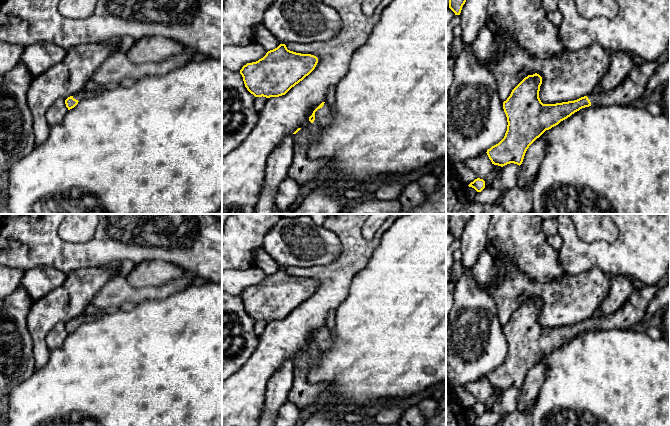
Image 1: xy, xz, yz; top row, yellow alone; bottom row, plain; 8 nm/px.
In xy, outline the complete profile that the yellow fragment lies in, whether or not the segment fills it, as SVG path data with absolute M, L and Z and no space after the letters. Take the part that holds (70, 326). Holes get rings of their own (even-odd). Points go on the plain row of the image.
M81 315L77 318L74 318L73 320L70 320L68 321L66 324L65 324L65 328L66 328L66 331L68 332L68 334L74 332L79 325L87 322L90 318L87 317L86 315Z

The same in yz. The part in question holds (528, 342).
M670 268L665 276L652 286L635 289L627 302L614 314L590 317L574 325L543 328L539 322L542 301L535 297L525 301L511 316L503 333L507 341L504 362L487 374L492 388L521 389L529 370L546 354L558 349L575 336L589 330L632 329L646 313L650 302L670 280Z

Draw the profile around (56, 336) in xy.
M64 323L55 325L46 335L45 340L50 351L58 349L68 336Z

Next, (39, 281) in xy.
M40 265L23 273L20 286L33 301L37 301L60 287L66 277L67 274L54 267Z

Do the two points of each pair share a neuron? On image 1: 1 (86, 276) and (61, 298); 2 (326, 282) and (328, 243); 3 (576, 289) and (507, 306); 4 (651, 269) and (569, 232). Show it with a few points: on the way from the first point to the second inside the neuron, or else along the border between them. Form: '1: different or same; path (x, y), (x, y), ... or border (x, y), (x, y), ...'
1: same; path (80, 282), (67, 295)
2: different; border (341, 245), (339, 255), (331, 262), (304, 267)
3: same; path (558, 289), (522, 288)
4: same; path (630, 258), (608, 258), (591, 255), (586, 251)

